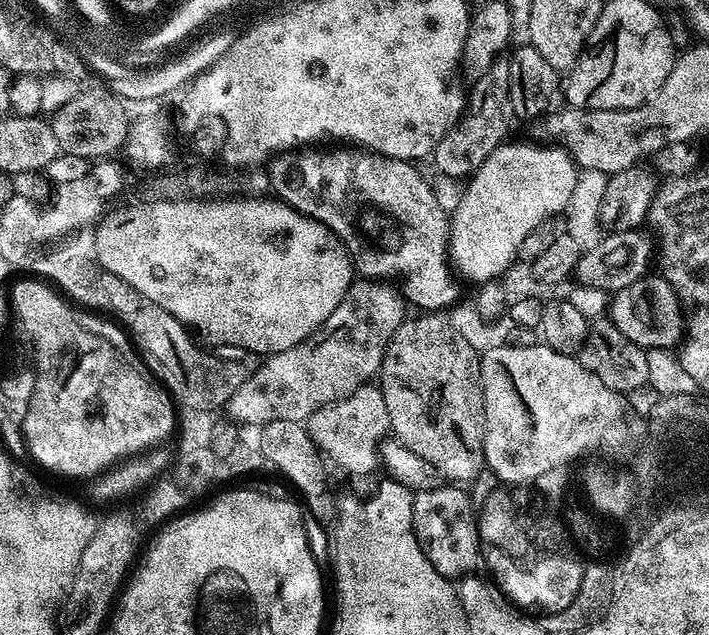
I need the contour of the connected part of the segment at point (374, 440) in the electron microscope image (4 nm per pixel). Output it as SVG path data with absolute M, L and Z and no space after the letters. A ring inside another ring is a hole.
M375 383L362 385L354 394L330 406L322 406L306 421L308 433L321 453L352 476L368 476L382 464L380 446L390 436L390 414L386 410L386 398Z

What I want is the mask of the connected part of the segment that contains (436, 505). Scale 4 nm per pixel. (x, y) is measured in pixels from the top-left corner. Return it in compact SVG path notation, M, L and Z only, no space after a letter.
M441 486L413 495L412 531L420 539L420 545L423 546L424 552L432 552L430 562L443 576L463 578L477 567L472 560L472 552L482 552L482 541L477 528L477 513L469 493L460 486Z

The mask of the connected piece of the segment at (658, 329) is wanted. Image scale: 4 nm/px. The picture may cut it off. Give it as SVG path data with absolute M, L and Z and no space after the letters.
M649 274L644 279L618 290L610 300L610 318L630 342L639 348L675 349L686 331L686 317L676 291L659 274Z

